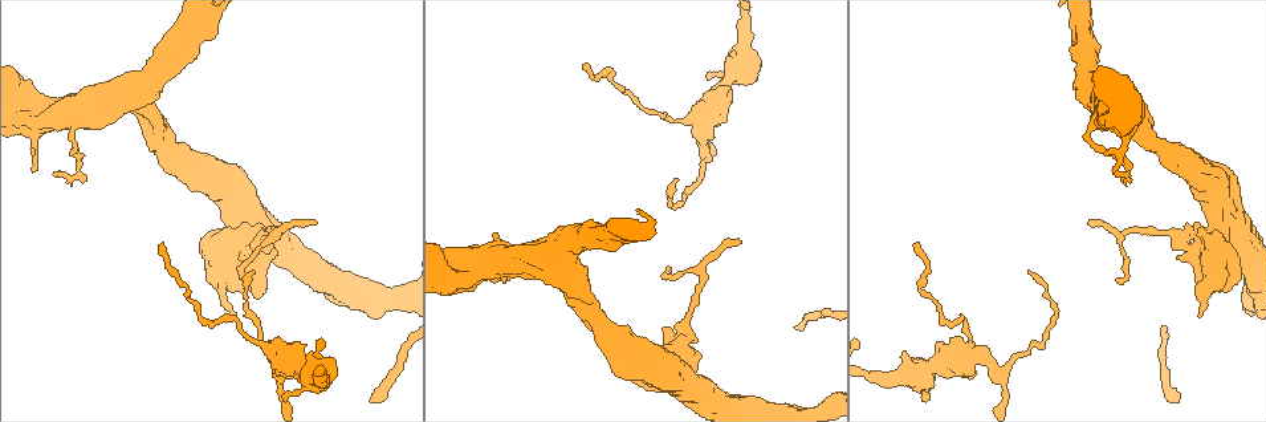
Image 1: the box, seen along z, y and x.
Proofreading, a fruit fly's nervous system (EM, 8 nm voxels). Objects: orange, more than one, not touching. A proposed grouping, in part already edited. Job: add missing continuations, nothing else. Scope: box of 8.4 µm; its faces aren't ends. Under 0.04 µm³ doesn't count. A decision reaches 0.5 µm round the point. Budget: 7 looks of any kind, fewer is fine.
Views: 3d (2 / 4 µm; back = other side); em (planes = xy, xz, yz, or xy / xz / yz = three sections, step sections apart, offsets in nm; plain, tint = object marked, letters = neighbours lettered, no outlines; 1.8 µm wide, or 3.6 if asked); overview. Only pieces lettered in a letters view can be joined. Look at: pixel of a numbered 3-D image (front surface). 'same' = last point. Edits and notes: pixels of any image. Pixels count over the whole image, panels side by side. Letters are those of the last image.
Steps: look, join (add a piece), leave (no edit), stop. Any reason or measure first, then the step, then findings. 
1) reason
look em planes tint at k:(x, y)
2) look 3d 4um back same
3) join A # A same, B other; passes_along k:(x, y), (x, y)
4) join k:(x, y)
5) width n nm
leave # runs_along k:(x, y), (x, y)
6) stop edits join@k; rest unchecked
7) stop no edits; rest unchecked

branch stops here
look 3d 4um at 1:(1118, 280)

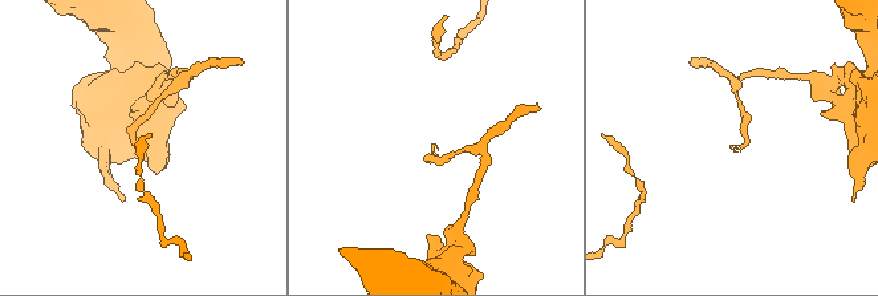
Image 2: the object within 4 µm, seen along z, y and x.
now the EM
look em yz step 4 tint at 2:(434, 146)

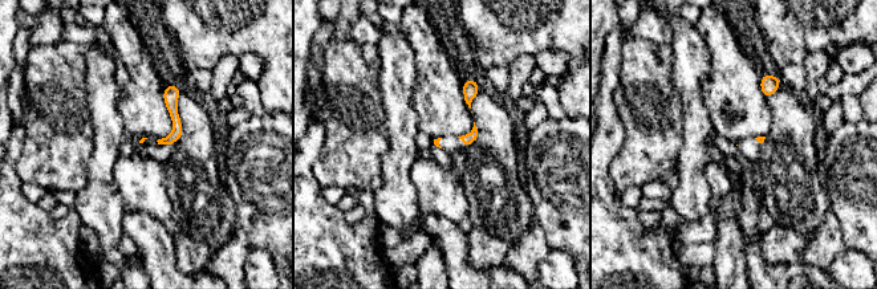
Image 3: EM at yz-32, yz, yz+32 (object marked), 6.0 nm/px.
look em yz step 4 letters same

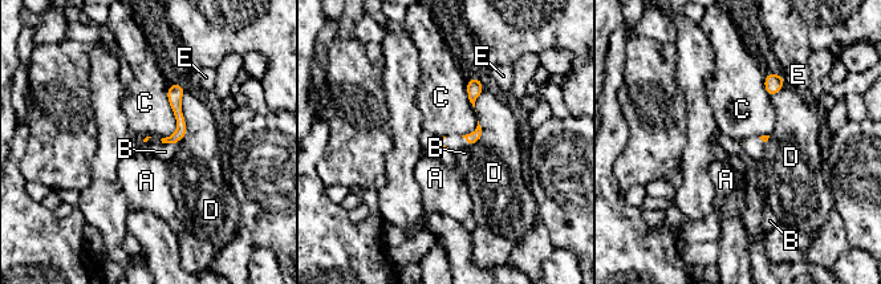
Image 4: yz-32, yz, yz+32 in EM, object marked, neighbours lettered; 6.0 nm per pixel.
leave # A other, B other, C other, D other, E other; border 4:(185, 92), (181, 142); no lettered piece goes on from it

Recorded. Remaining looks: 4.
sudden change in width
look em 3.6um planes letters at 1:(675, 350)

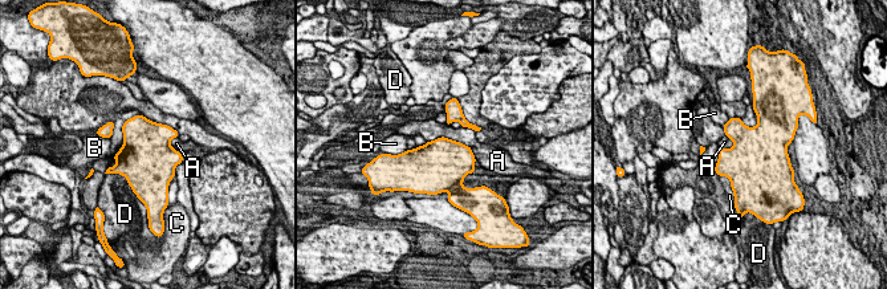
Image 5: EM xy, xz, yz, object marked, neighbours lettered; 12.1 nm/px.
width 500 nm; longest_contact A 650 nm
leave # A other, B other, C other, D other; none of them fits

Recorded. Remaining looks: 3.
an open end
look 3d 2um at 1:(33, 153)

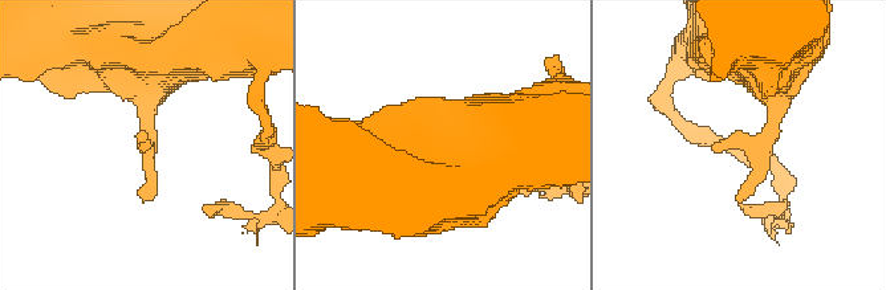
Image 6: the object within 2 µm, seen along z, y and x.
now the EM
look em planes letters at 6:(714, 152)

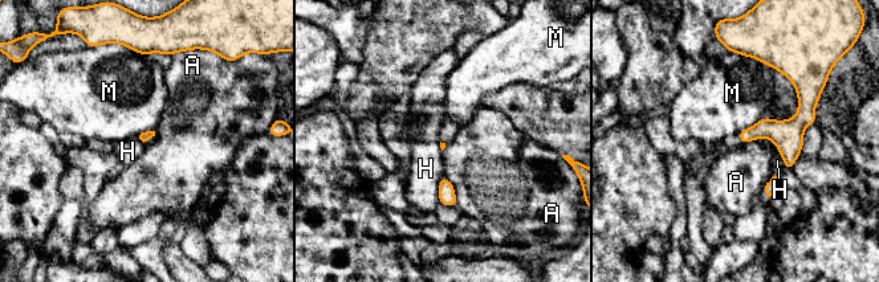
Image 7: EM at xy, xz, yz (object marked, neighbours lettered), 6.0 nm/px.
longest_contact M 280 nm
leave # A other, H other, M other; border 7:(444, 174), (452, 184), (455, 195); none of them fits

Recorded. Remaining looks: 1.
stop no edits; rest unchecked

